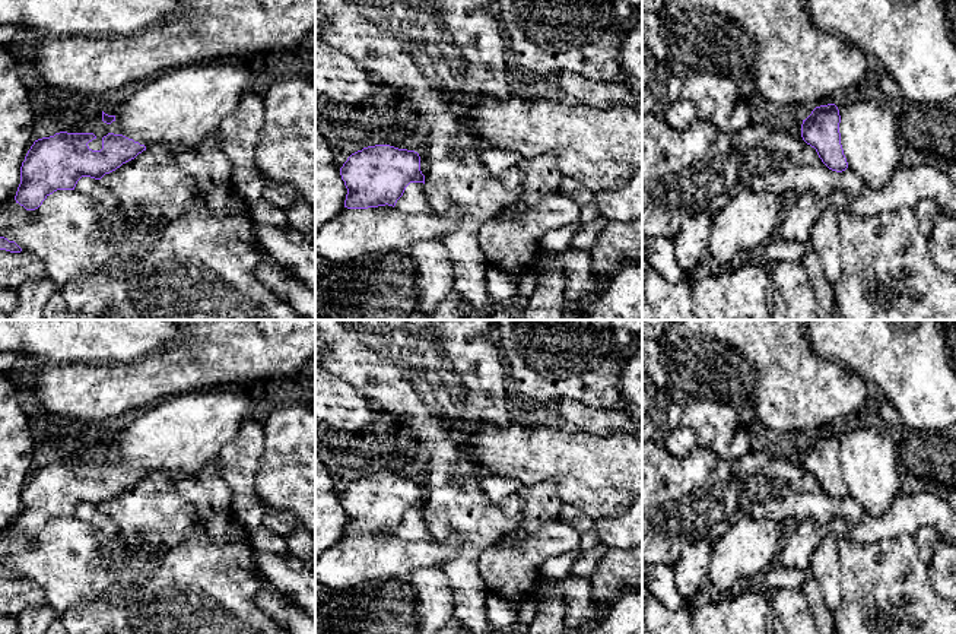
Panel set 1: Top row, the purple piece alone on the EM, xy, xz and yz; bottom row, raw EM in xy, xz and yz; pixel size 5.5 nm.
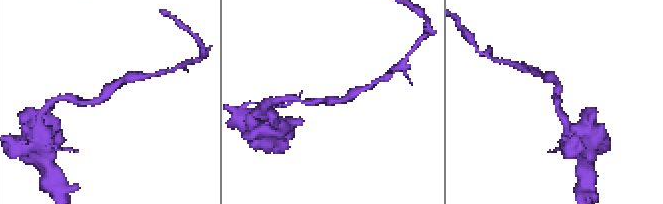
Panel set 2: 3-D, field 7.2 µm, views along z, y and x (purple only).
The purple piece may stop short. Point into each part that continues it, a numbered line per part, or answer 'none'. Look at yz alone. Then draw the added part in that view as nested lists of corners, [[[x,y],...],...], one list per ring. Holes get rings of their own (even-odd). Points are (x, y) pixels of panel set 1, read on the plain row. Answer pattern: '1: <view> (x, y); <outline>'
none

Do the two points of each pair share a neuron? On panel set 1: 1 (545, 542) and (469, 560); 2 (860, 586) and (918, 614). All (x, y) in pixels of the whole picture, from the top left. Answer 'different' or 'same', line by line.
1: different
2: same

